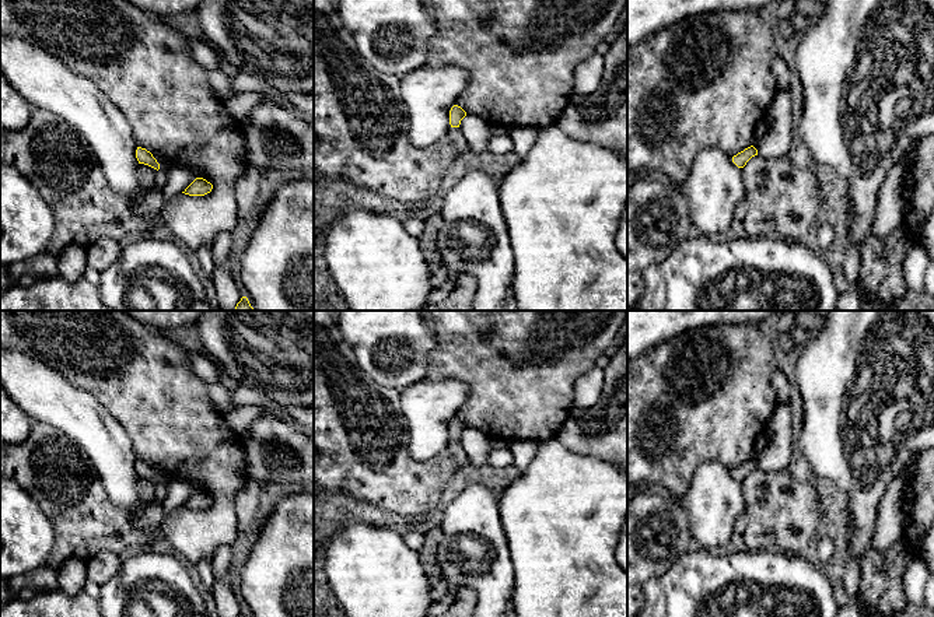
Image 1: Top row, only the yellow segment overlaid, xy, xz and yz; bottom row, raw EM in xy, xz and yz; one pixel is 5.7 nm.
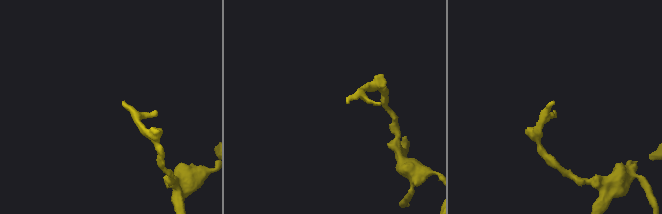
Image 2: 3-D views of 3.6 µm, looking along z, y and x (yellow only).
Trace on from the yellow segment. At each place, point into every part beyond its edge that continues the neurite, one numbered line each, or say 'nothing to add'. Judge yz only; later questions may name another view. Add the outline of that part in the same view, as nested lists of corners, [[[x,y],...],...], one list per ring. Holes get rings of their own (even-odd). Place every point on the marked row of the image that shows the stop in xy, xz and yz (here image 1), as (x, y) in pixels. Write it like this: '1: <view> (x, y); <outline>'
nothing to add

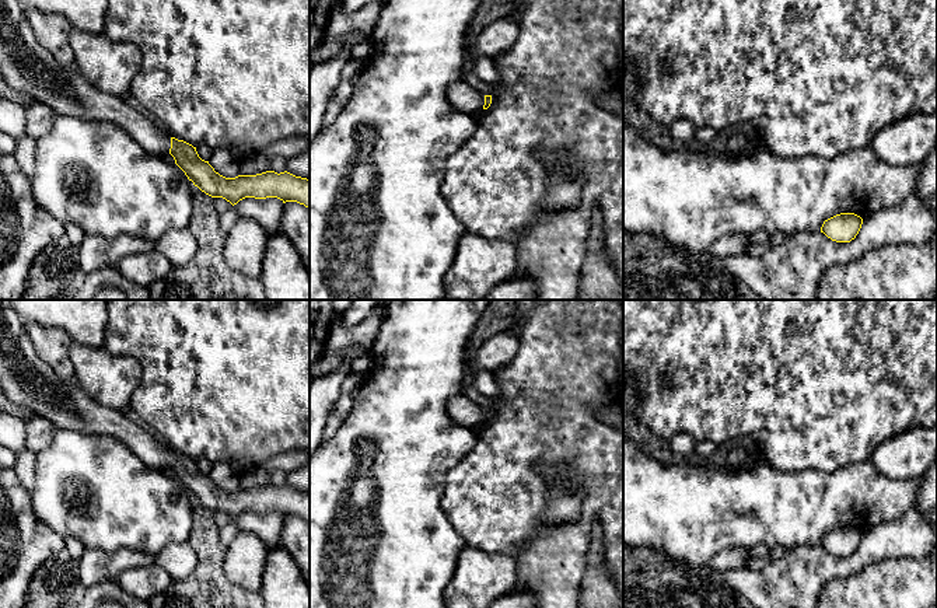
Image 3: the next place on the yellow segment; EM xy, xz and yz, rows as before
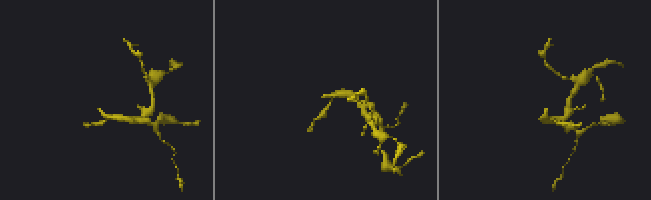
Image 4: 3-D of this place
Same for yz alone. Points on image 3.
nothing to add

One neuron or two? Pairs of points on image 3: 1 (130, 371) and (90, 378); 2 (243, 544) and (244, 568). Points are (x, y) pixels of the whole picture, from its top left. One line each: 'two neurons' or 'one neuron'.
1: one neuron
2: one neuron

